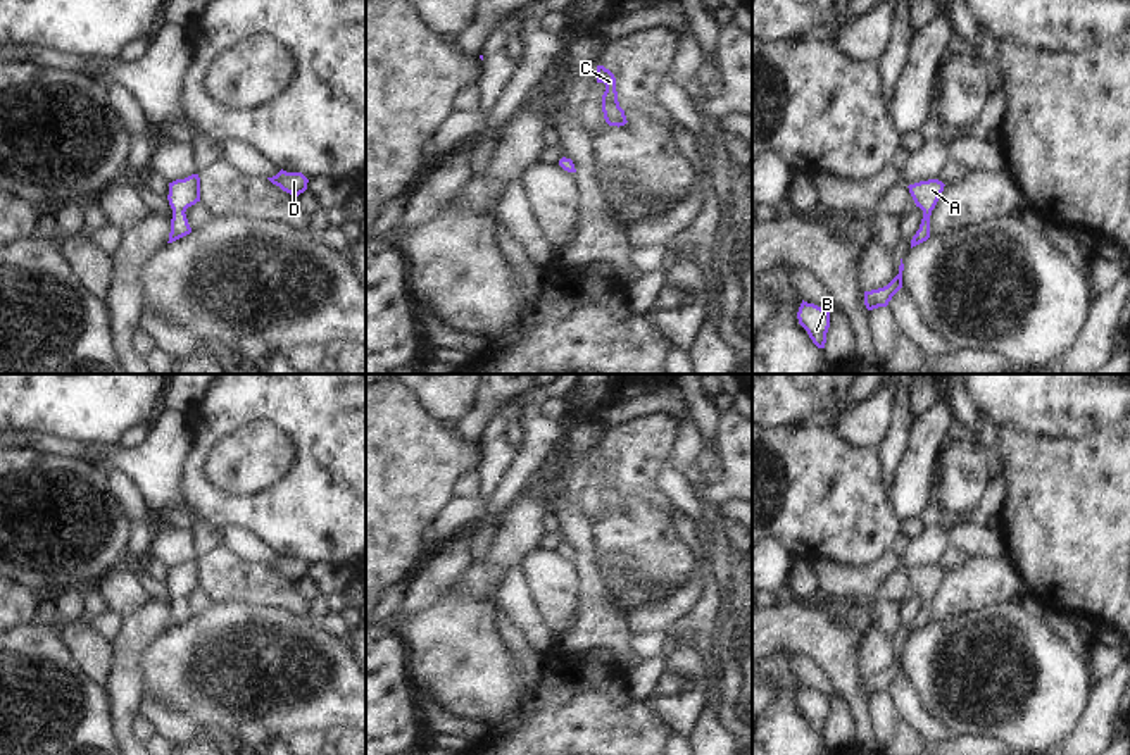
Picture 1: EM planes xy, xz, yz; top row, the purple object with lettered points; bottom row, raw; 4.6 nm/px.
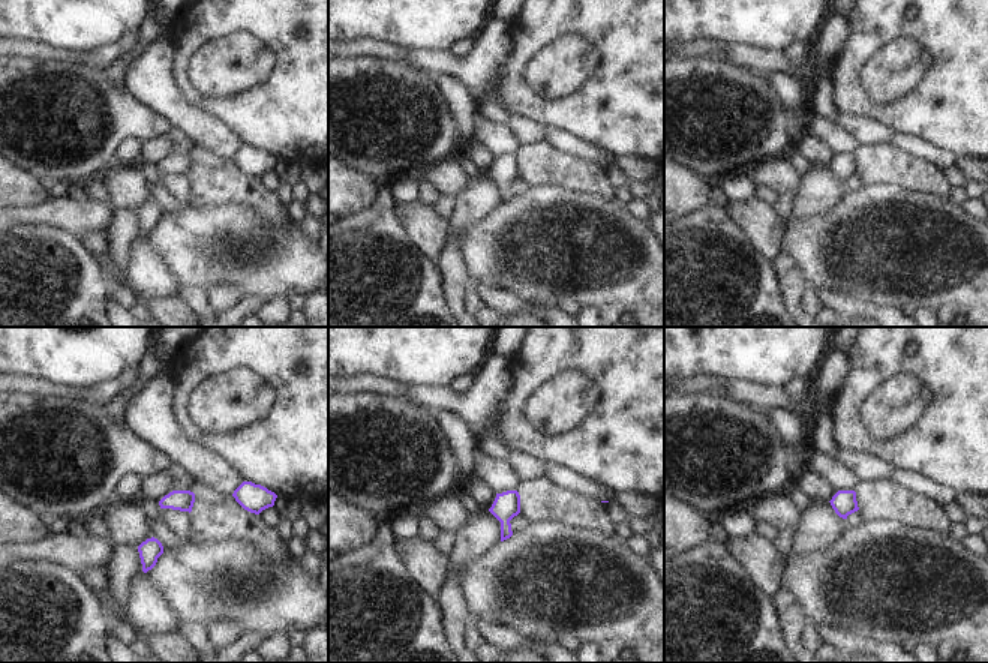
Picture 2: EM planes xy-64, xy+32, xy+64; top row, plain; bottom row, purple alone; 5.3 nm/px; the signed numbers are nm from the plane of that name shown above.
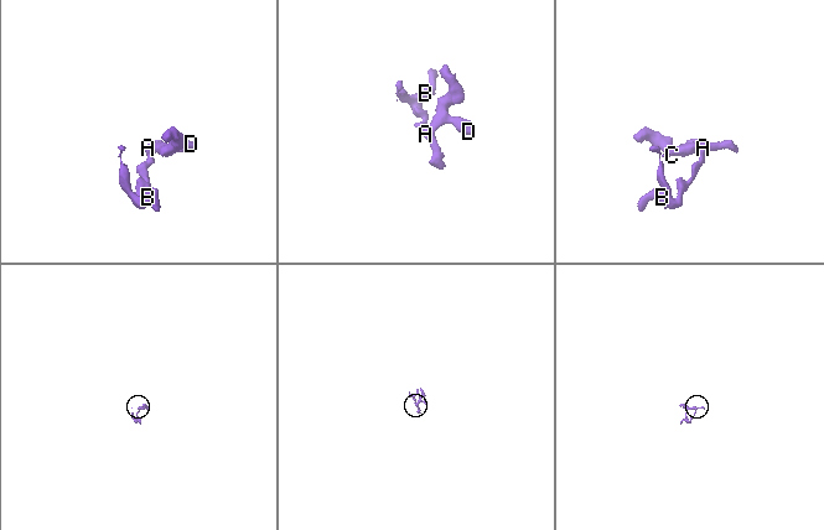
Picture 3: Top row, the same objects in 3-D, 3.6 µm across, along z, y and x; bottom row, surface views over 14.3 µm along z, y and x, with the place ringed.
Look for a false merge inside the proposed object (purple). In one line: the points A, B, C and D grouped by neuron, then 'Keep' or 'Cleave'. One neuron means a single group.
Groups: A B C D. Keep.

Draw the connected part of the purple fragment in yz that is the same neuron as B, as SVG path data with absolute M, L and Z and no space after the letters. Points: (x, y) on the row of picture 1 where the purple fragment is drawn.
M802 300L797 312L799 324L807 331L818 348L825 348L830 328L830 312Z

